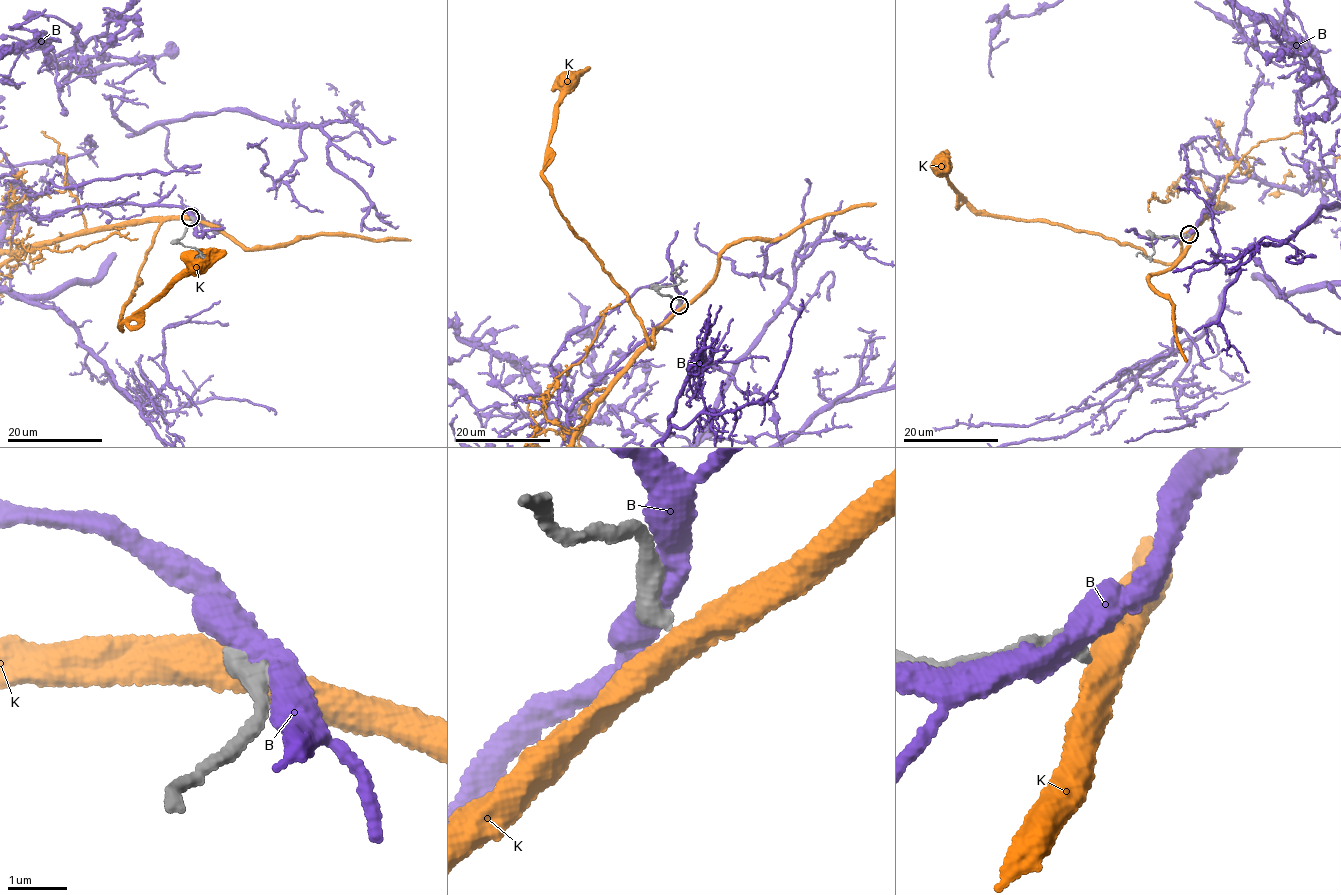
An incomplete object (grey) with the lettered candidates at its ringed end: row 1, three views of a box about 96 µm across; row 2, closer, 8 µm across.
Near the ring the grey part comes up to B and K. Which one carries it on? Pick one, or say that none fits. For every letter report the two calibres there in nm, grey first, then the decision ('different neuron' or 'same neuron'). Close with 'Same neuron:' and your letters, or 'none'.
B: calibres 460 and 440 nm; different neuron
K: calibres 360 and 480 nm; different neuron
Same neuron: none

